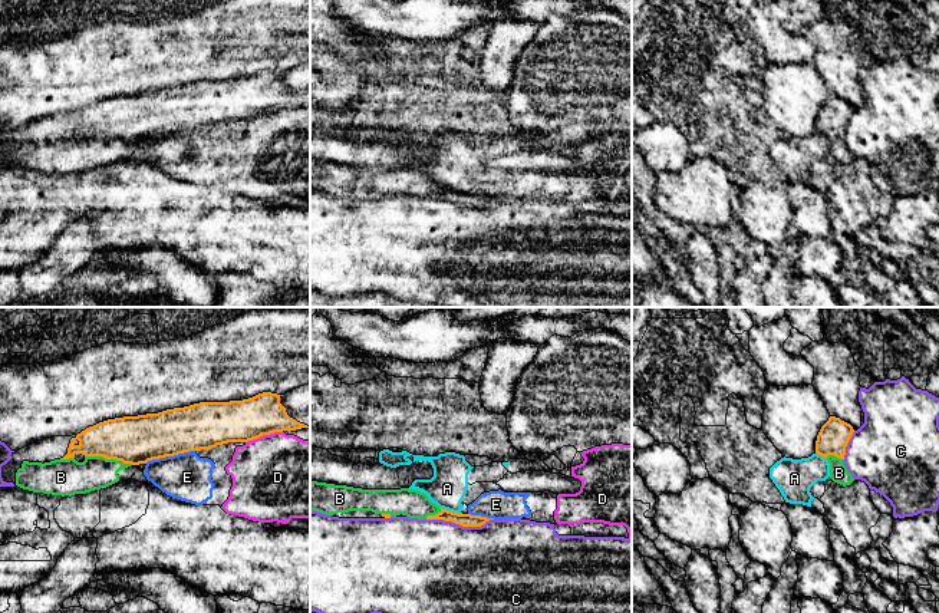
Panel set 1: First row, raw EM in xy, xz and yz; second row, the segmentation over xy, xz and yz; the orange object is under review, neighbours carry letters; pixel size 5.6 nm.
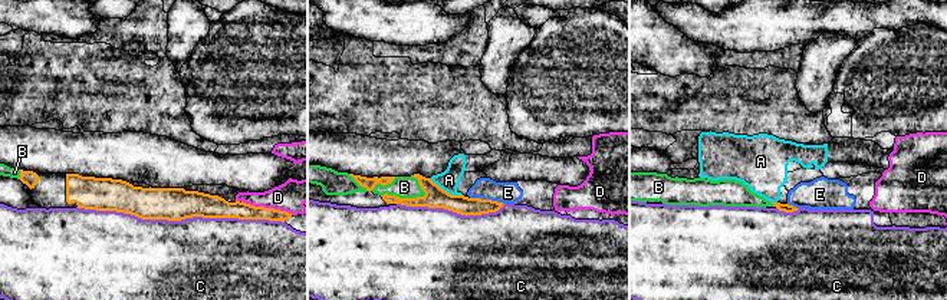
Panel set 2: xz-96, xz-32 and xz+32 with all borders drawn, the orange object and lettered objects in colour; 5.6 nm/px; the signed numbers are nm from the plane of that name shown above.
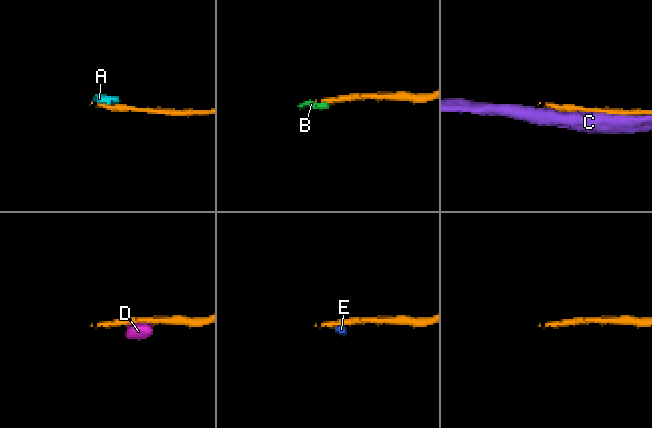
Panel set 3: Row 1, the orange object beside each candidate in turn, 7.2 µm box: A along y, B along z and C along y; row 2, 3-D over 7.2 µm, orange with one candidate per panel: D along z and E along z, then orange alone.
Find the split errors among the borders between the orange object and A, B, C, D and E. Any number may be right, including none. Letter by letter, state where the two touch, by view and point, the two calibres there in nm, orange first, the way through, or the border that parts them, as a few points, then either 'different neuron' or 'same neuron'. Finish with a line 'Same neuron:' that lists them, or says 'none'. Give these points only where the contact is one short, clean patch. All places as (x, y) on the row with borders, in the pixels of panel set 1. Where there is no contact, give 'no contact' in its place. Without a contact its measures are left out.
A: contact xz (451, 511); calibres 80 and 220 nm; border xz (441, 507), (460, 513); different neuron
B: contact xy (108, 458); calibres 280 and 200 nm; same neuron
C: contact xz (460, 524); calibres 80 and 500 nm; different neuron
D: contact xy (263, 434); calibres 240 and 480 nm; border xy (282, 431), (263, 434), (246, 442); different neuron
E: contact xy (170, 455); calibres 280 and 260 nm; border xy (194, 450), (152, 458), (145, 462); different neuron
Same neuron: B

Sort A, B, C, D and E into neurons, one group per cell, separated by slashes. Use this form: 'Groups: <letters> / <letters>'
Groups: A D E / B / C

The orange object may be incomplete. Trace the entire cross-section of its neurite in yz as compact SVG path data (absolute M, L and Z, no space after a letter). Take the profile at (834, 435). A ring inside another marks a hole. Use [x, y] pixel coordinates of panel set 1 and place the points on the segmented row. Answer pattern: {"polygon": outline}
{"polygon": "M830 416L821 426L816 441L816 452L824 457L830 464L830 478L843 487L850 485L854 481L843 461L846 446L853 432L854 429L850 424L840 418Z"}

